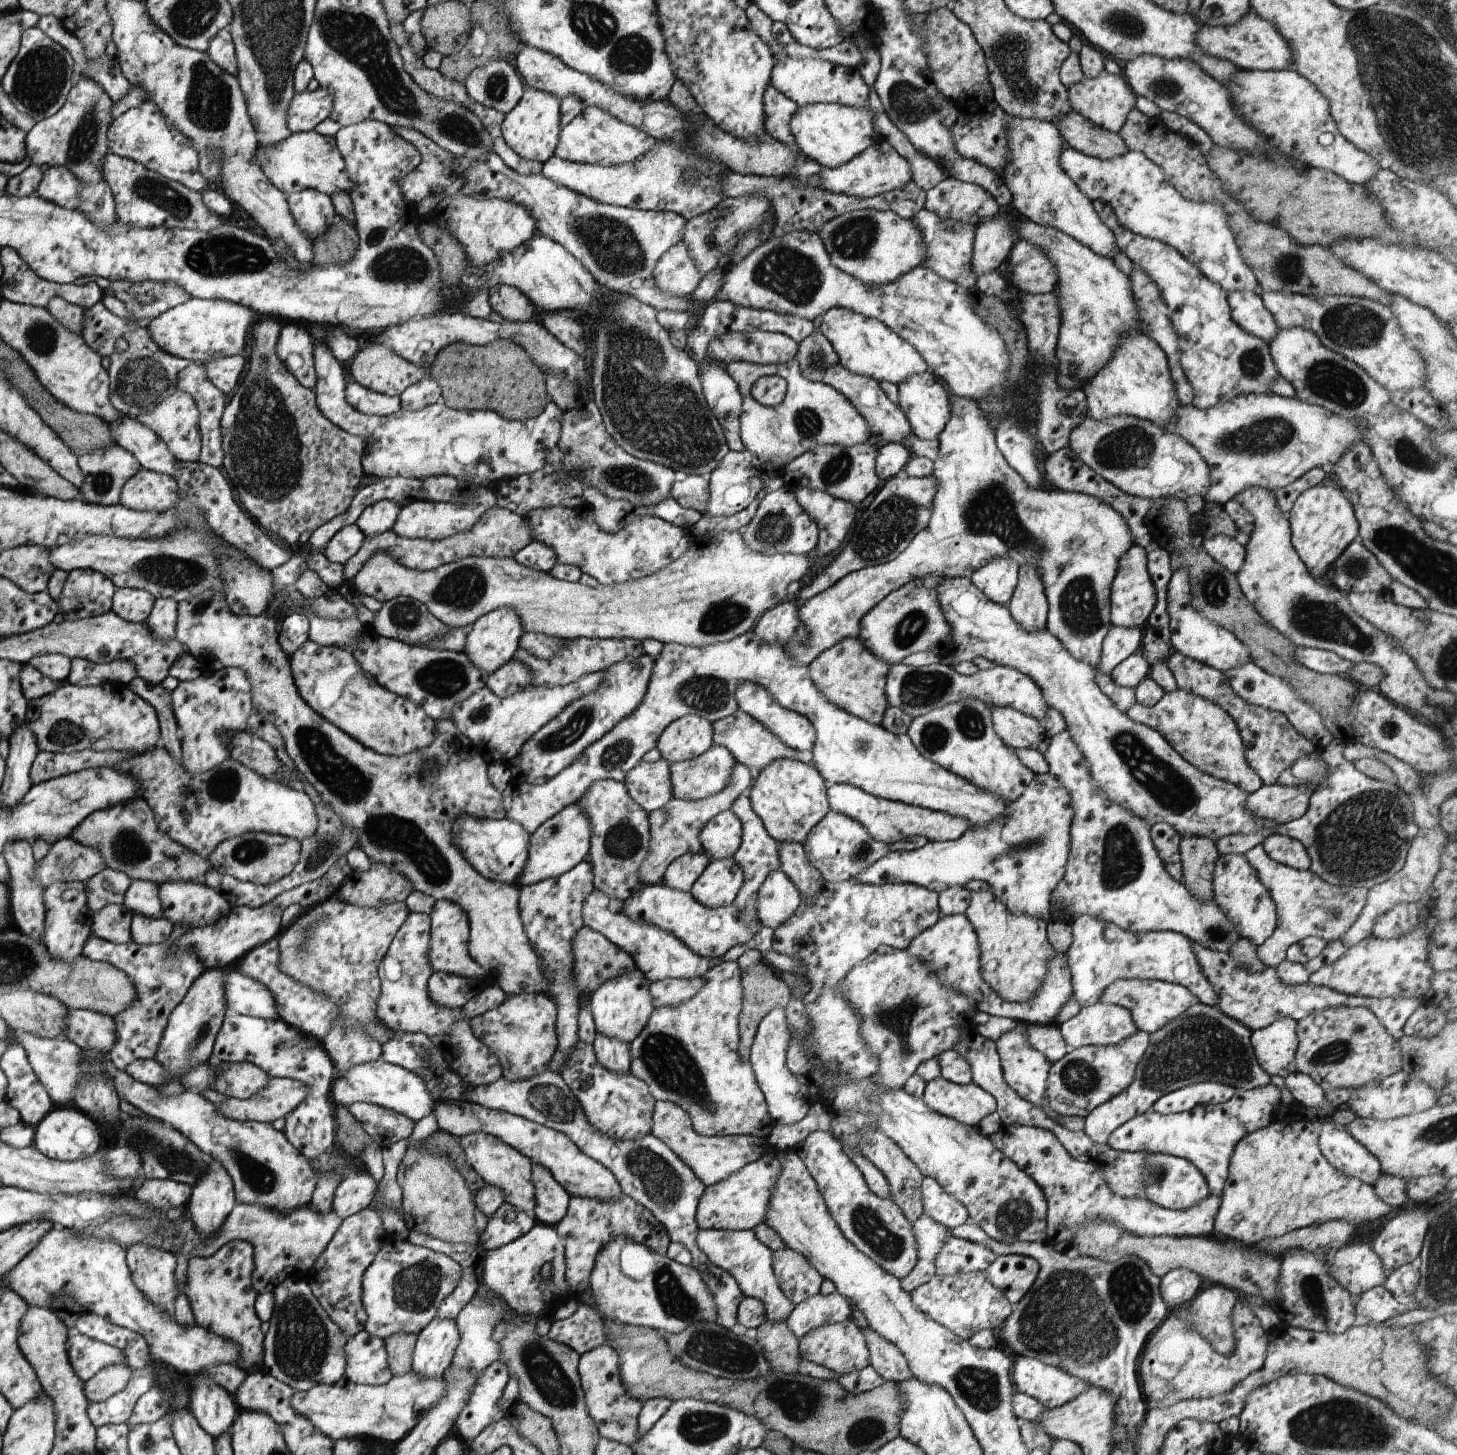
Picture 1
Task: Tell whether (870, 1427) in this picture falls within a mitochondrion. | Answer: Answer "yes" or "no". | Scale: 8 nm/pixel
yes

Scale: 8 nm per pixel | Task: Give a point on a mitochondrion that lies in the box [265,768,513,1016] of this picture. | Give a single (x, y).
(398, 836)

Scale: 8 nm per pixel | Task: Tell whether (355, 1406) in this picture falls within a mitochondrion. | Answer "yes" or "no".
no

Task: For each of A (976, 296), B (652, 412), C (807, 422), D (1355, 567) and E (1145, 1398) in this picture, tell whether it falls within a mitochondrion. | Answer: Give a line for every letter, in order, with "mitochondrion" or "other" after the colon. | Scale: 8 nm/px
A: other
B: mitochondrion
C: mitochondrion
D: mitochondrion
E: other

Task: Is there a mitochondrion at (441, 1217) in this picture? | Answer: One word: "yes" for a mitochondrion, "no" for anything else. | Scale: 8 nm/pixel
no

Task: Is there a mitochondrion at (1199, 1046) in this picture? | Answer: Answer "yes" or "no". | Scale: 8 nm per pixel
yes

